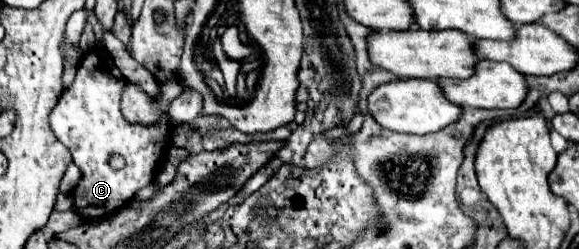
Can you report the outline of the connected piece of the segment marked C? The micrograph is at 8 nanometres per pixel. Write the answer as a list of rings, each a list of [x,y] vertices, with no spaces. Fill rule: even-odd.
[[[90,51],[76,71],[76,79],[66,89],[50,115],[54,135],[70,149],[82,177],[74,189],[74,211],[86,219],[106,217],[124,207],[138,189],[152,183],[170,147],[168,113],[154,127],[130,125],[120,113],[120,97],[124,77],[116,71],[112,57],[106,51]],[[92,67],[92,69],[90,69]],[[120,155],[126,167],[112,169],[110,157]]]

